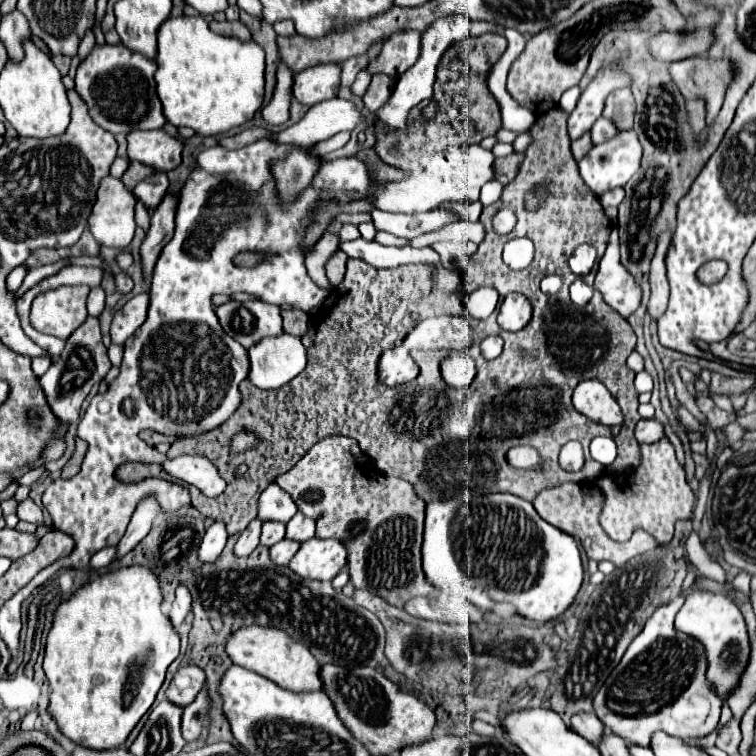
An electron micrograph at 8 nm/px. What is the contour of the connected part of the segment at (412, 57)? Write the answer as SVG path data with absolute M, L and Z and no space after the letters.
M405 29L403 33L393 33L381 53L369 61L371 73L385 73L391 79L397 79L401 73L405 73L419 57L421 53L421 35L415 33L415 29Z

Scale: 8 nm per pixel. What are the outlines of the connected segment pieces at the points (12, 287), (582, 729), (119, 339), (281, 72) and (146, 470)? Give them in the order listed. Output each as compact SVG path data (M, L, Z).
M19 265L13 273L9 273L9 277L7 277L9 291L17 291L17 289L21 287L21 283L23 283L23 279L25 279L25 275L27 275L29 271L31 271L31 269L29 269L27 265Z
M577 713L573 717L571 727L573 727L573 731L577 731L581 737L585 737L593 745L599 745L599 741L605 735L605 727L595 713Z
M141 293L135 295L131 301L127 301L113 317L111 323L111 339L115 345L123 345L145 321L149 305L149 295Z
M279 63L277 69L277 87L269 105L263 109L263 117L269 125L281 125L289 119L289 103L291 103L291 85L293 73L285 63Z
M123 463L117 471L117 477L121 481L139 481L143 477L163 477L167 475L163 465L157 465L157 463Z

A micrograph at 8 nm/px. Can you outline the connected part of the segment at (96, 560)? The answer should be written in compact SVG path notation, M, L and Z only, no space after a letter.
M116 546L106 547L93 555L89 563L89 569L100 569L109 565L115 558Z

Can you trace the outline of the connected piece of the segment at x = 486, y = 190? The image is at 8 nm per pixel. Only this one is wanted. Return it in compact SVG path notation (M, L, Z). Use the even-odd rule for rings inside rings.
M489 181L487 185L483 185L479 201L481 201L483 205L491 205L491 203L495 203L495 201L501 197L501 189L503 189L503 185L501 185L499 181Z

